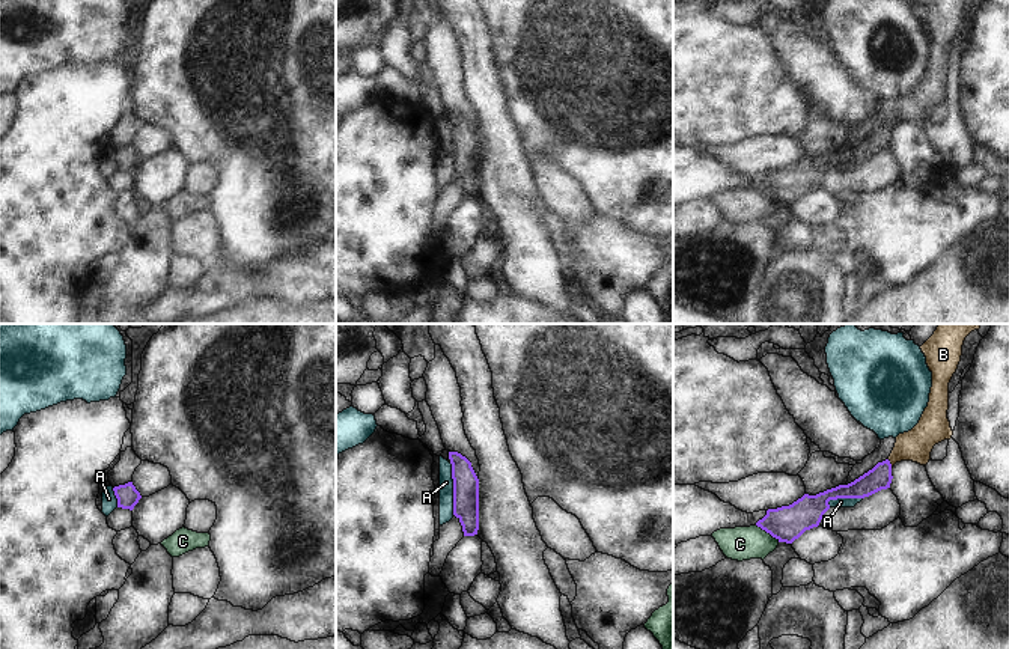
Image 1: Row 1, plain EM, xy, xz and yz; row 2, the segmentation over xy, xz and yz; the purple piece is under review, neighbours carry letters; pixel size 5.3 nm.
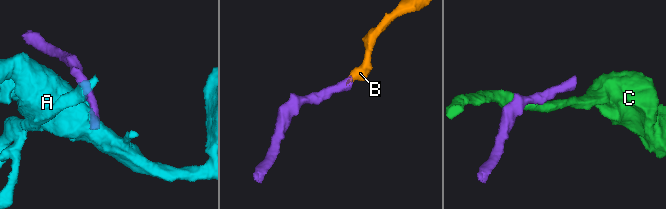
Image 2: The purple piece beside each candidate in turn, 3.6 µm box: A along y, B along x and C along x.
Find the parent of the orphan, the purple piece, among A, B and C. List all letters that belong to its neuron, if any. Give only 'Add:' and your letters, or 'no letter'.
Add: B

